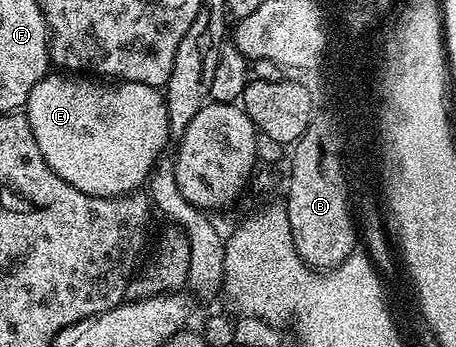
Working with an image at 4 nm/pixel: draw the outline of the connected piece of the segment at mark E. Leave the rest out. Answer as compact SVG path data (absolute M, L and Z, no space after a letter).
M49 72L40 82L33 84L33 92L29 92L27 97L25 113L29 120L29 128L33 128L33 136L36 137L37 146L44 160L47 161L48 168L55 172L61 180L65 180L73 188L77 188L82 194L91 194L95 198L118 198L120 194L130 194L138 191L148 181L152 170L160 161L161 155L159 153L166 148L167 138L172 137L169 128L169 116L167 115L166 97L156 87L146 86L144 82L119 80L112 84L107 80L96 80L91 76L76 76L71 72Z

